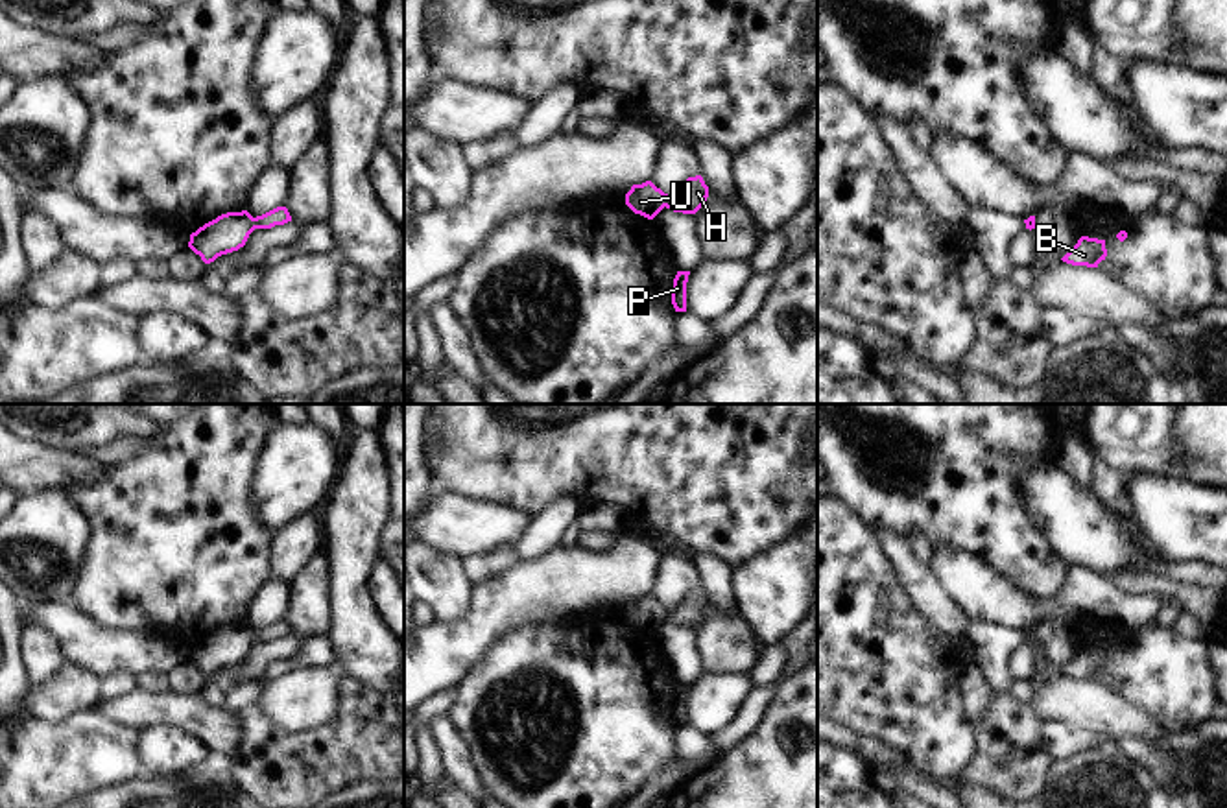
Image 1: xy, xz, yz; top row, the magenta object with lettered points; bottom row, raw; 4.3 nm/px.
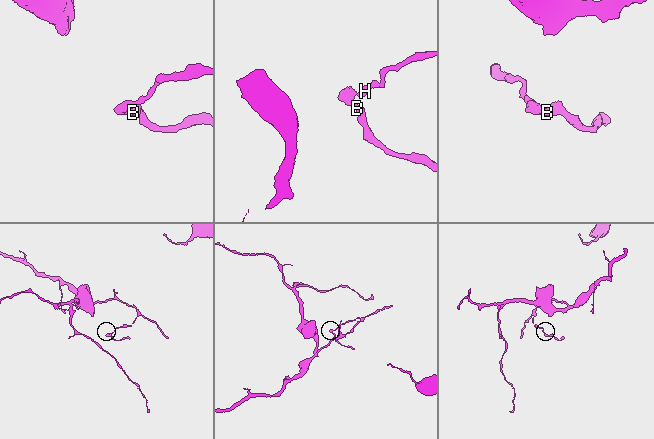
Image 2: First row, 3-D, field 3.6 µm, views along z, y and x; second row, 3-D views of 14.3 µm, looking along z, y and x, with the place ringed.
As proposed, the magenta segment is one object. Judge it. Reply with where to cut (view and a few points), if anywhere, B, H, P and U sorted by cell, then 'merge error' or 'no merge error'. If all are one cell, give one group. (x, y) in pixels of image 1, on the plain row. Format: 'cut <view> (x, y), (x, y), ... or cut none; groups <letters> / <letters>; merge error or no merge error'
cut xy (253, 631), (255, 641); groups B P U / H; merge error

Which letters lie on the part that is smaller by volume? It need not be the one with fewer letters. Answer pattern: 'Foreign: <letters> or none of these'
Foreign: B, P, U

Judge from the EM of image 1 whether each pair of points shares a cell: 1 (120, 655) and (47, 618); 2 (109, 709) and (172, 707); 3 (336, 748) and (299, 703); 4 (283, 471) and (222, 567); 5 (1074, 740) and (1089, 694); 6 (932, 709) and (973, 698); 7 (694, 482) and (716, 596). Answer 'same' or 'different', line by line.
1: same
2: same
3: different
4: different
5: different
6: different
7: different

